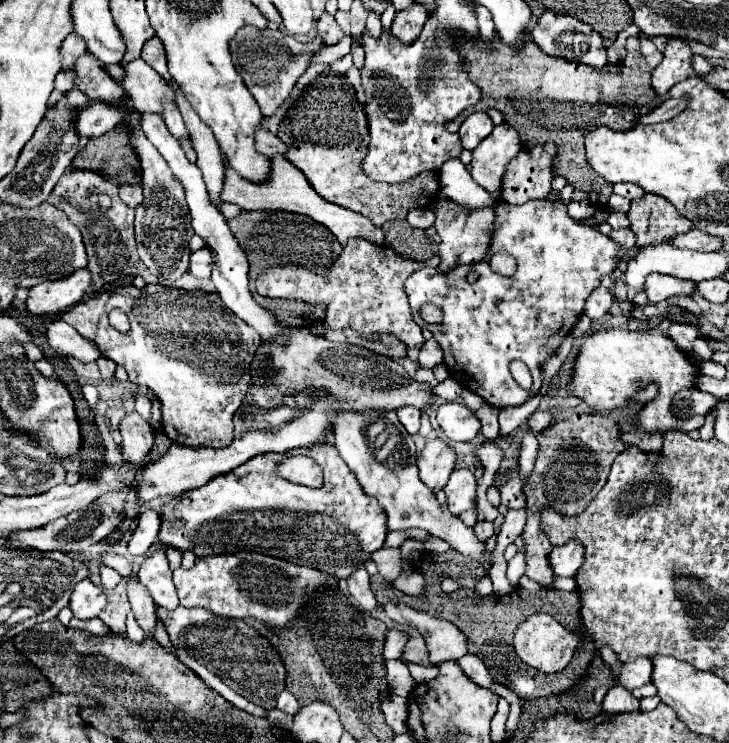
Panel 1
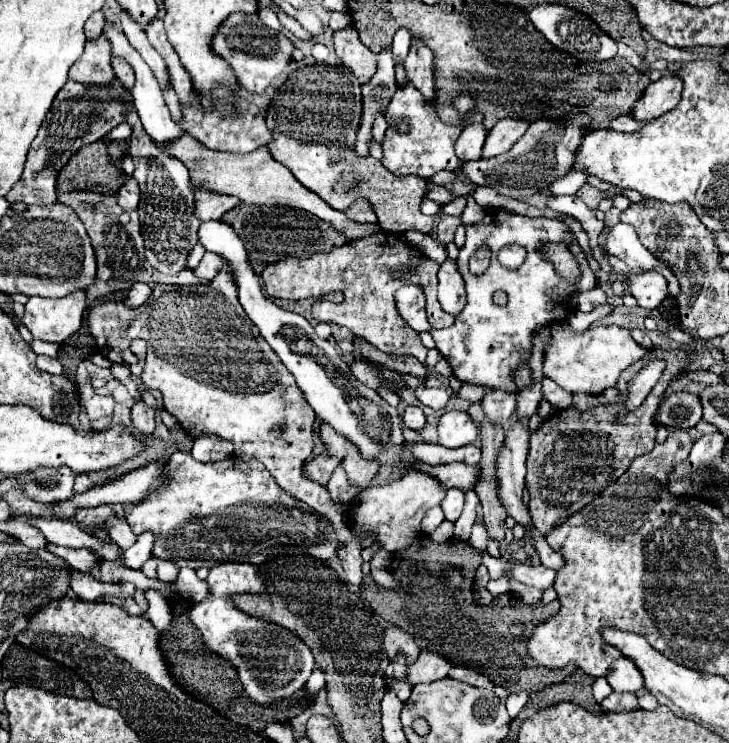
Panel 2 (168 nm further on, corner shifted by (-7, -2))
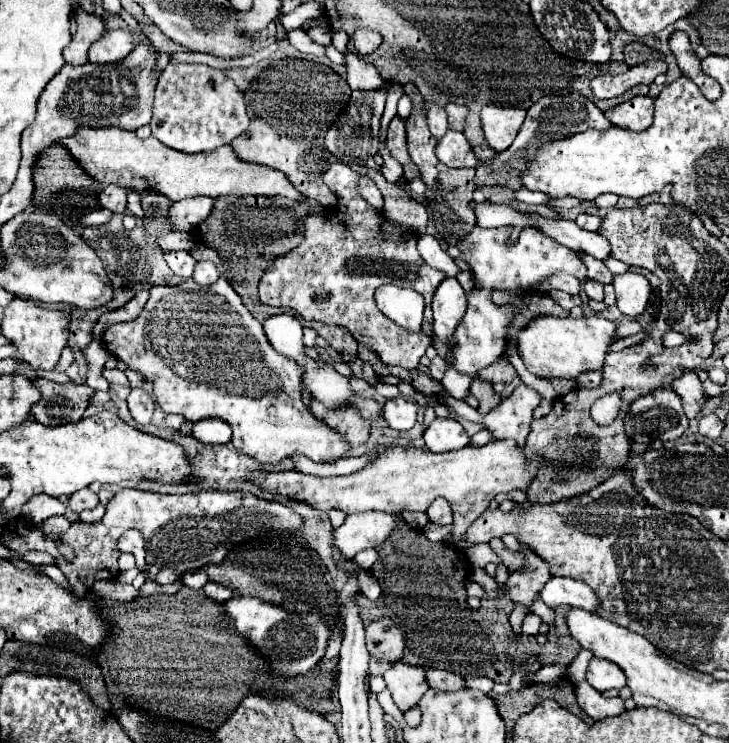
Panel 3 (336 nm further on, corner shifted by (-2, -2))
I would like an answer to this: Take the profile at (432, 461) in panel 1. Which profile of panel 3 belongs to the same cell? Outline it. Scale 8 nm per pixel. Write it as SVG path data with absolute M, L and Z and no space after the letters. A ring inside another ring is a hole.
M377 510L349 514L335 530L335 546L347 560L353 560L357 552L381 546L391 536L391 530L395 530L395 522L399 522L397 514Z

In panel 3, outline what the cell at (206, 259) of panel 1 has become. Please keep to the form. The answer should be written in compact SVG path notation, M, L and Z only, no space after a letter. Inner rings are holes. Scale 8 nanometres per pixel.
M197 262L195 266L195 272L193 272L193 280L201 286L209 286L217 280L217 268L213 262Z

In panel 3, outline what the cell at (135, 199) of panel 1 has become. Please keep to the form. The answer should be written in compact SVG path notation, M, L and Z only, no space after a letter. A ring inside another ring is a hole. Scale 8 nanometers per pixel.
M105 186L99 194L99 202L103 208L111 212L125 212L127 210L127 190L121 186Z

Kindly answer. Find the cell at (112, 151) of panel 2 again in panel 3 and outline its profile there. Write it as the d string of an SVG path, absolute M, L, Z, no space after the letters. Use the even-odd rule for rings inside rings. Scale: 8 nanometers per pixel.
M79 128L71 138L61 140L59 144L67 146L71 156L81 164L83 170L87 170L89 176L103 184L117 184L121 188L133 188L137 192L143 192L145 188L159 190L173 202L183 200L183 198L193 198L193 196L285 196L289 200L303 200L303 194L299 194L279 170L271 170L269 166L259 166L253 162L243 162L237 158L237 154L231 150L231 146L221 146L219 150L213 152L201 152L201 154L183 154L179 150L173 150L159 142L157 138L149 136L145 140L137 138L135 132L119 130L119 128Z

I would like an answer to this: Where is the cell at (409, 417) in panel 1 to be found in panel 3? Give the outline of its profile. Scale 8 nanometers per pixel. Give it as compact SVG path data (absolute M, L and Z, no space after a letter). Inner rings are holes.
M403 396L387 400L383 406L383 418L395 430L409 430L417 422L417 404Z

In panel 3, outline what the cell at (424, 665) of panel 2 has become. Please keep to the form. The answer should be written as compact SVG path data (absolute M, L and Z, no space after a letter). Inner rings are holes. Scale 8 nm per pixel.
M395 662L385 674L385 684L393 696L393 702L401 712L415 706L427 692L427 668L411 666L405 662Z

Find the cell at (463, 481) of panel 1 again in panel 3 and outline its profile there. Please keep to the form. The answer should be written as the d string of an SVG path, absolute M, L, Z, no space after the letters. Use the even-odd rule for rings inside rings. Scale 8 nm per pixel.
M437 498L429 508L427 508L427 516L431 522L435 524L451 524L453 522L453 510L451 510L451 504L445 500L445 498Z

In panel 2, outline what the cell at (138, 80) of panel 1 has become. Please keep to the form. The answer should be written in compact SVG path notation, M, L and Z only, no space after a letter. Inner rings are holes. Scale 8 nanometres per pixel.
M112 56L112 70L114 70L114 74L122 80L122 84L124 84L126 88L132 88L132 86L134 86L134 72L132 72L132 66L130 66L124 58Z

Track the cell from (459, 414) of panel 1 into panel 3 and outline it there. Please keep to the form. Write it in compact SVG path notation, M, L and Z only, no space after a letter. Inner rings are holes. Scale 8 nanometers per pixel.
M435 418L425 430L425 444L431 452L449 452L465 448L469 436L455 418Z

